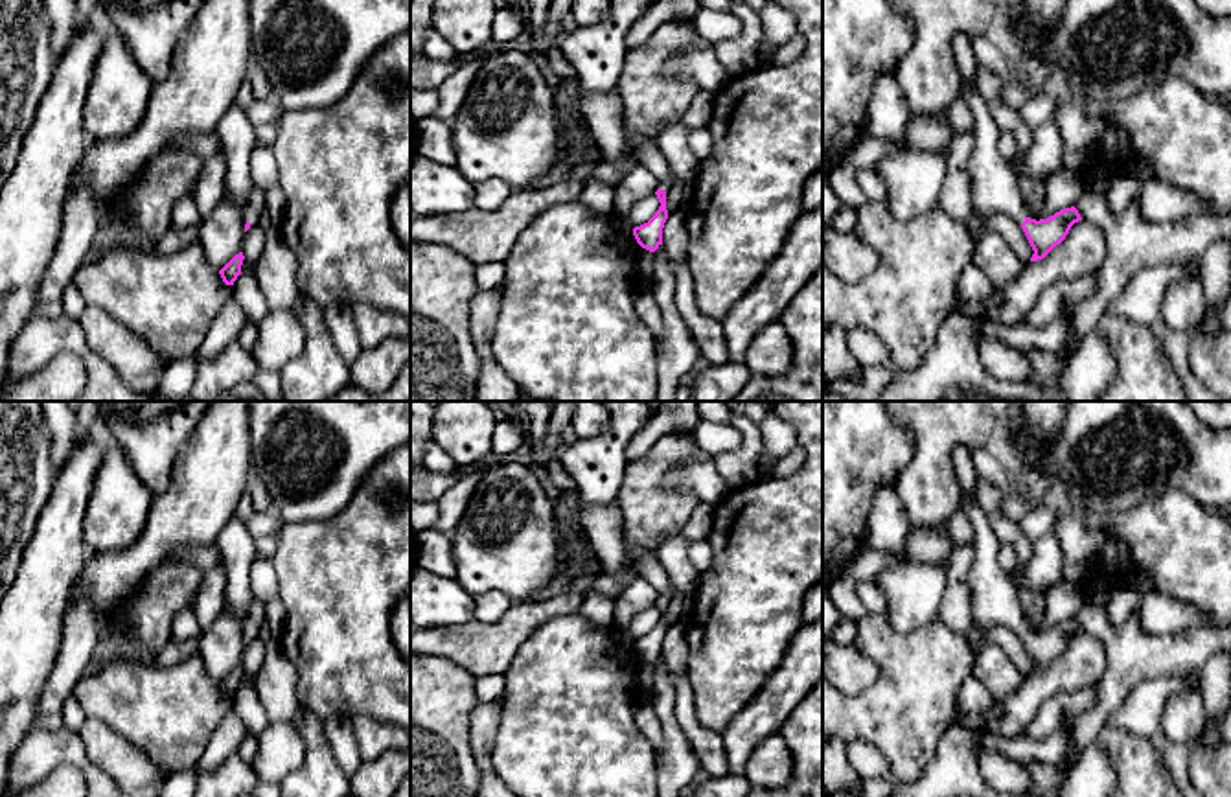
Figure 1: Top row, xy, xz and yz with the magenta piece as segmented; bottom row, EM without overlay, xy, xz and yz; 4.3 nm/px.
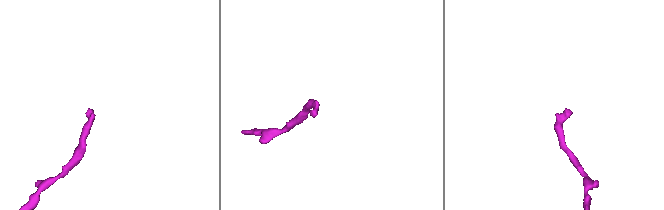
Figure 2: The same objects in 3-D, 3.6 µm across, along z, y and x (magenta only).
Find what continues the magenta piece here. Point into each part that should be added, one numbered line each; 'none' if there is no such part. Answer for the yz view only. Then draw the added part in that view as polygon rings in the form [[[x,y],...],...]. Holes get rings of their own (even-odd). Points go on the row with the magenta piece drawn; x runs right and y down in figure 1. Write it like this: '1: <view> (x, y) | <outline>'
1: yz (994, 188) | [[[961,77],[961,94],[968,103],[975,127],[970,156],[972,204],[977,214],[1003,214],[1012,221],[1025,221],[1025,199],[1010,162],[999,155],[999,134],[988,103],[975,85]]]

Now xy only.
1: xy (254, 205) | [[[254,184],[254,188],[248,193],[247,202],[245,202],[247,221],[256,225],[258,219],[261,217],[263,210],[265,210],[265,190]]]

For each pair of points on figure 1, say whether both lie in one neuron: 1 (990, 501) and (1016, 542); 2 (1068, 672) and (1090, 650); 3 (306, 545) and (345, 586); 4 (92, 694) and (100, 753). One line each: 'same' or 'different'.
1: same
2: same
3: same
4: different

